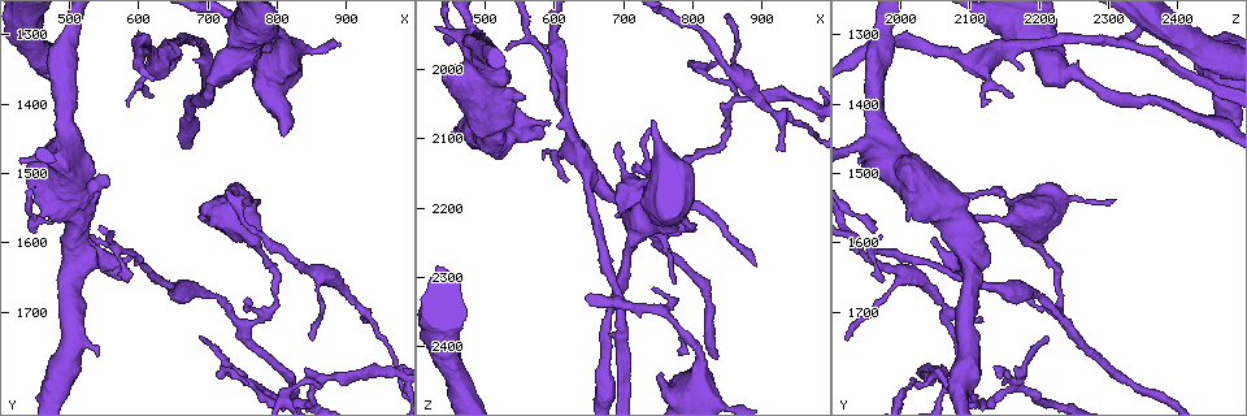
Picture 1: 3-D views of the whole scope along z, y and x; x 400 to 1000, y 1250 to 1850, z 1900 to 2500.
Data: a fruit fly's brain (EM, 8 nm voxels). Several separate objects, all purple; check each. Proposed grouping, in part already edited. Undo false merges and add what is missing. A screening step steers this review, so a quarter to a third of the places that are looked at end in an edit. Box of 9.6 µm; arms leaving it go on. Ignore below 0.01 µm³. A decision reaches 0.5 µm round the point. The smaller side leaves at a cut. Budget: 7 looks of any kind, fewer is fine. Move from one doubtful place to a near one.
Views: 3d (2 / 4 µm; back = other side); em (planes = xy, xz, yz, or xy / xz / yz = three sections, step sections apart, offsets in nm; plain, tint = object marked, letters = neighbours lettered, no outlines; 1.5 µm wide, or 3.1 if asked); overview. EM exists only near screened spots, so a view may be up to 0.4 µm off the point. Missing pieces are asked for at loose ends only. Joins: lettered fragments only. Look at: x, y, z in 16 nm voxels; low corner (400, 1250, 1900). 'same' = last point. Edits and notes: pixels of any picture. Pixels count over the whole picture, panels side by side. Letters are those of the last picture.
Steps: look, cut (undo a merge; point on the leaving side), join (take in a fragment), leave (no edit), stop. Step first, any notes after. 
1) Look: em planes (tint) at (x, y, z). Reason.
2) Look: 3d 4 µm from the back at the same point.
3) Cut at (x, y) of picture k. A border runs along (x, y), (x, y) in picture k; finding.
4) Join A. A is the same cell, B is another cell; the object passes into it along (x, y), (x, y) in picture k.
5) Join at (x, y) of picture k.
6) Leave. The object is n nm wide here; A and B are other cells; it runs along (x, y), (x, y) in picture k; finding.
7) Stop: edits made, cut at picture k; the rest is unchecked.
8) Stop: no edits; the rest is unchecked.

Look: 3d 2 µm at (575, 1610, 1970).

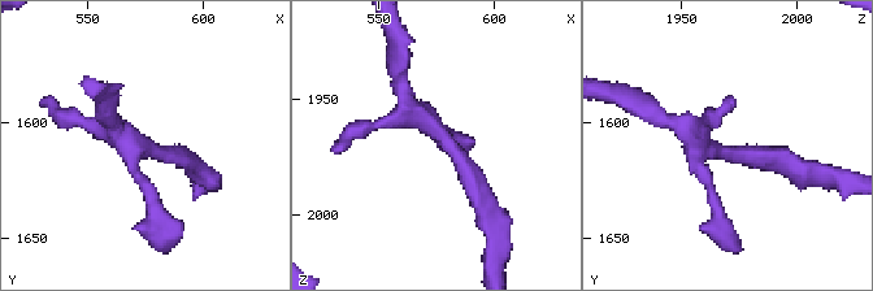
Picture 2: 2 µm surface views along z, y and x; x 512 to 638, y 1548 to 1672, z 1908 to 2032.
Look: em yz step 8 (tint) at (578, 1611, 1968).

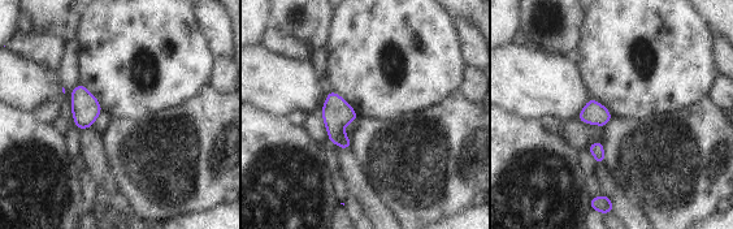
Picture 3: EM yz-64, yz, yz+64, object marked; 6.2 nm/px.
Look: em xy step 4 (letters) at the same point.

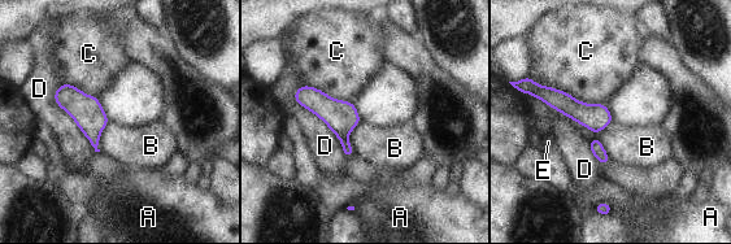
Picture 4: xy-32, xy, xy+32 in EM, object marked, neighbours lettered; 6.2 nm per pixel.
Leave. A, B, C, D and E are other cells; a border runs along (539, 83), (584, 103), (604, 104) in picture 4; all the same cell.

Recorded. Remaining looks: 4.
Look: 3d 2 µm from the back at (585, 1405, 2115). Branch stops here.

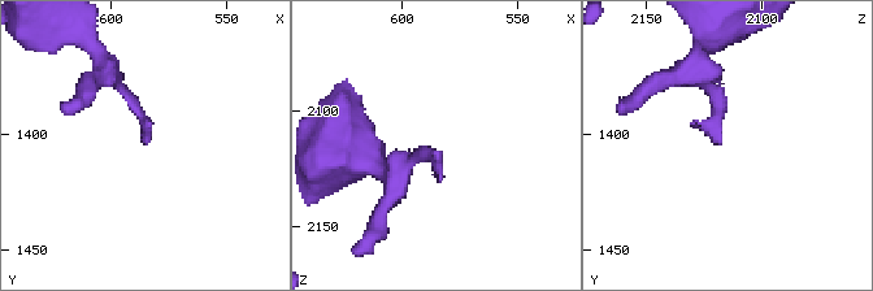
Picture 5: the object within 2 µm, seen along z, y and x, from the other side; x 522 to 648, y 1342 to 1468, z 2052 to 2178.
Look: em planes (plain) at (585, 1405, 2119). Need the tissue.

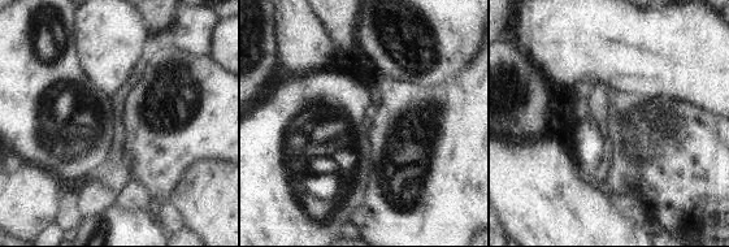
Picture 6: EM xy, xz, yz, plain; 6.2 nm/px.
Look: em planes (letters) at the same point.

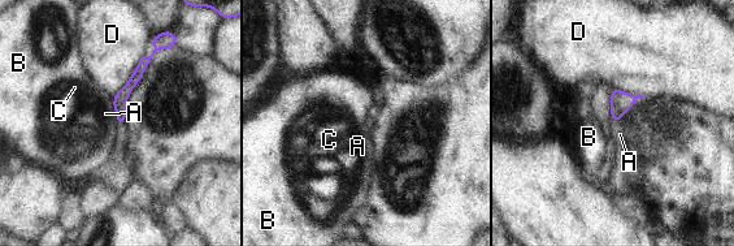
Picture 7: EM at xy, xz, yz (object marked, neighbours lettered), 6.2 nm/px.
Leave. The object is 90 nm wide here; A, B, C and D are other cells; a border runs along (112, 96), (112, 108), (120, 122) in picture 7; none of them fits.

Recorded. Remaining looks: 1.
Look: em planes (letters) at (750, 1535, 2235). Thick turns thin.

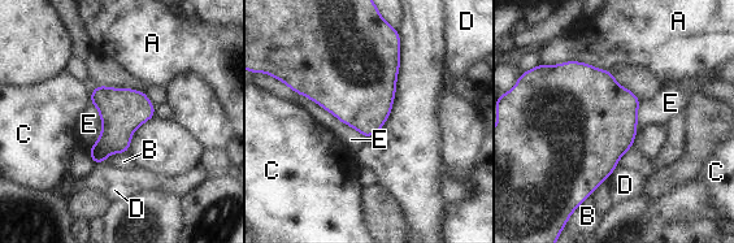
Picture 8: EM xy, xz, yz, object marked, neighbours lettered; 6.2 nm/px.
Leave. A, B, C, D and E are other cells; a border runs along (298, 94), (305, 95), (365, 138) in picture 8; one cell here.

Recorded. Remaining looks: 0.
Stop: no edits; the rest is unchecked.

